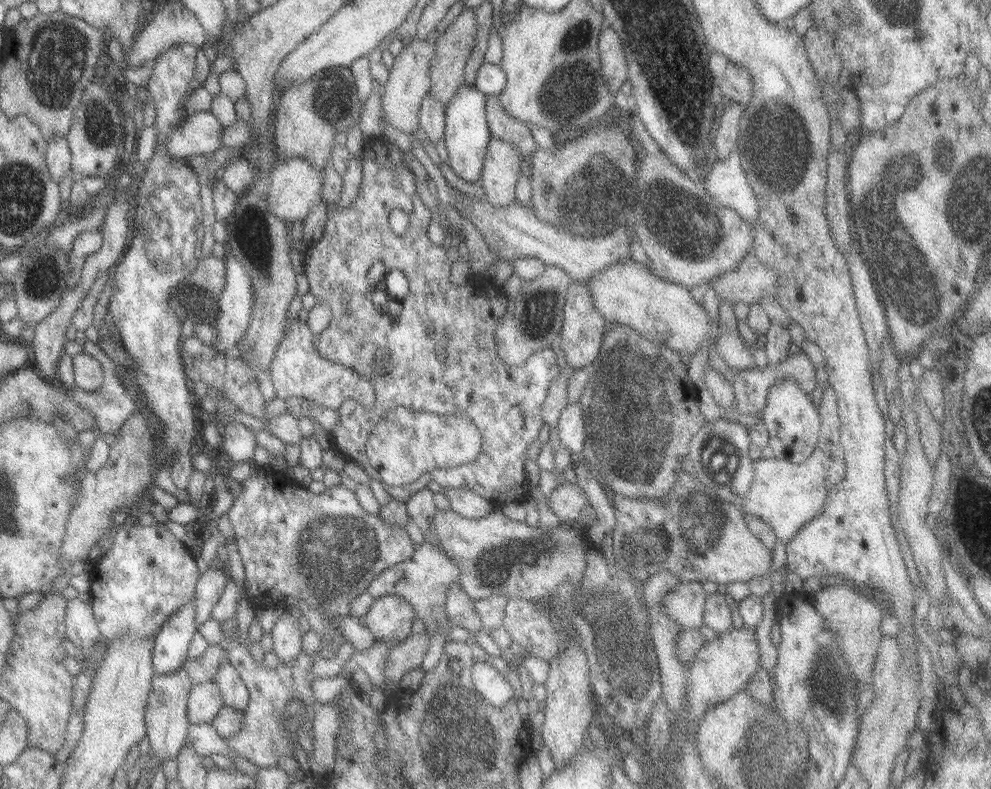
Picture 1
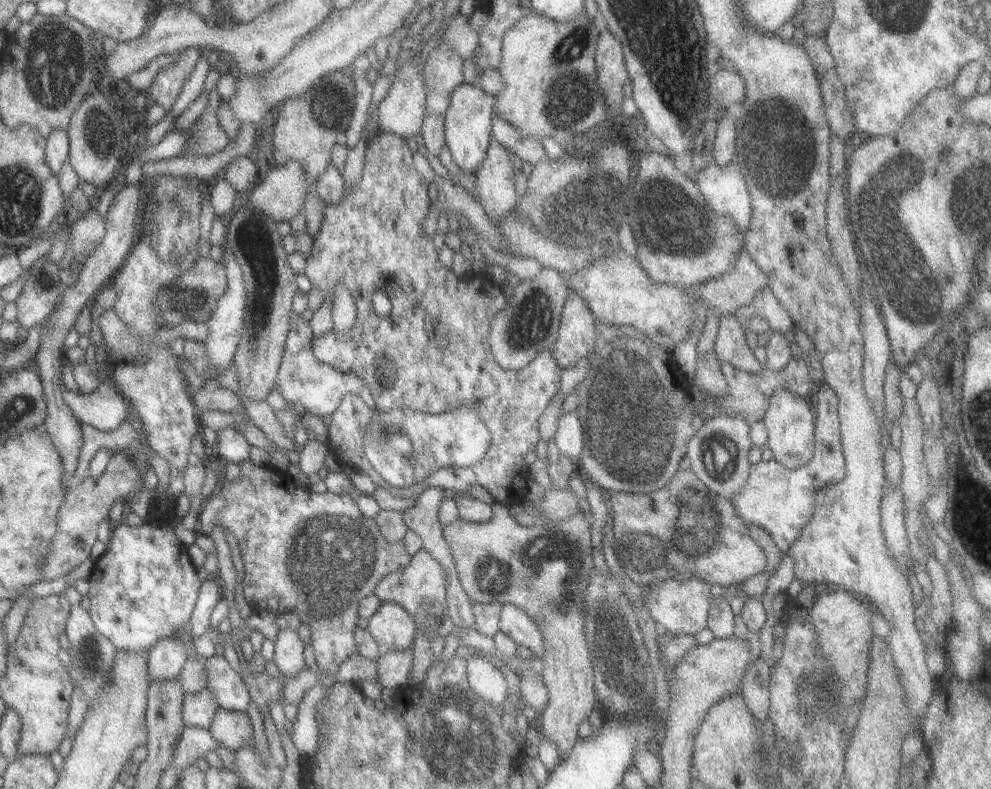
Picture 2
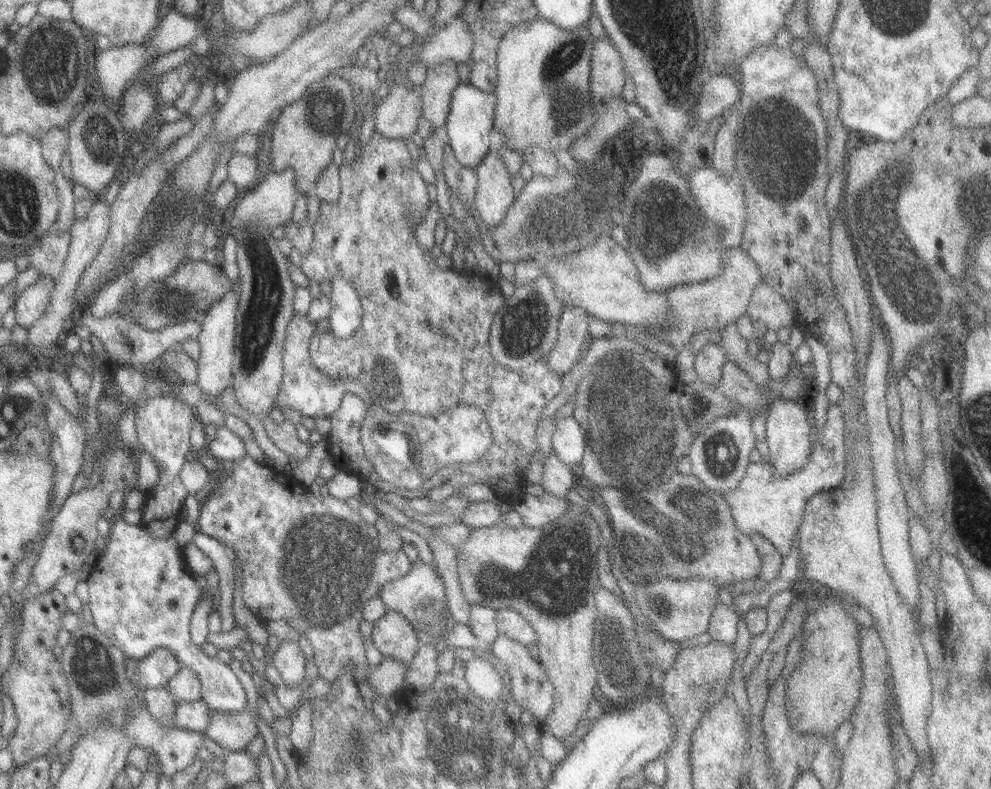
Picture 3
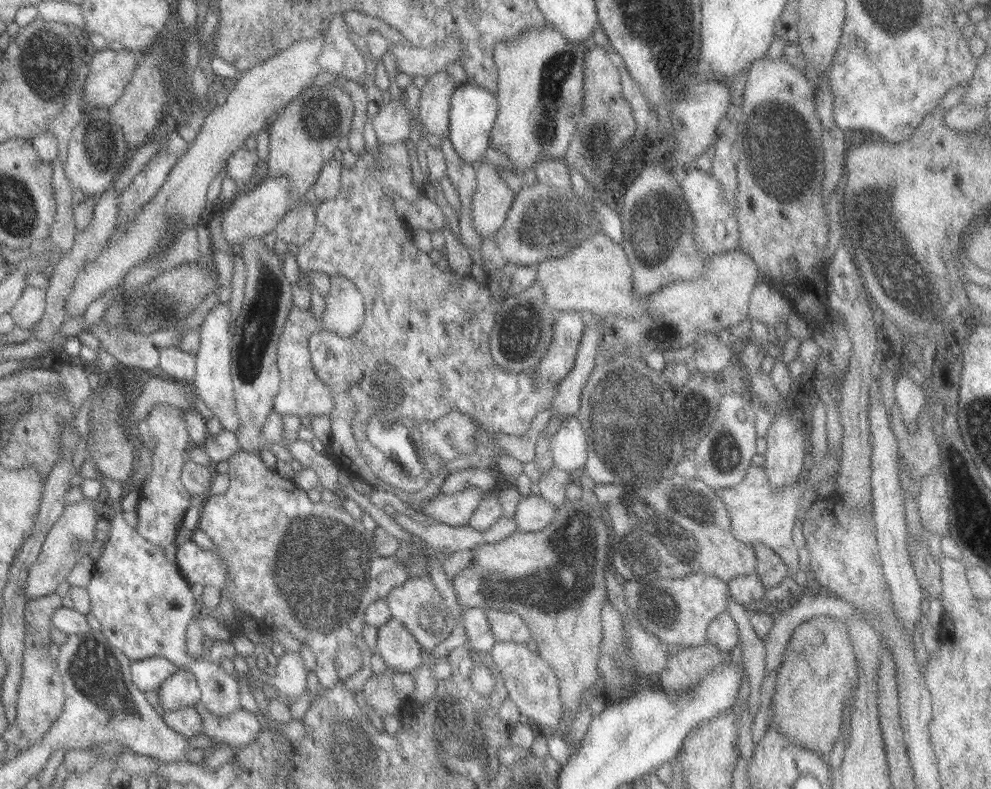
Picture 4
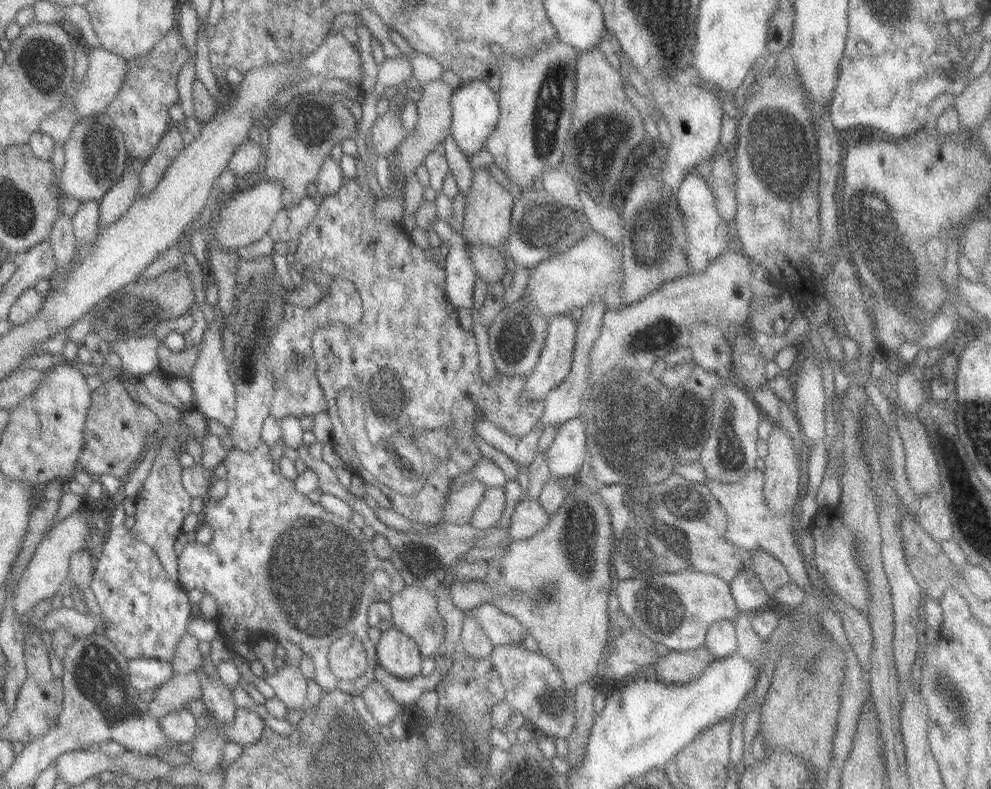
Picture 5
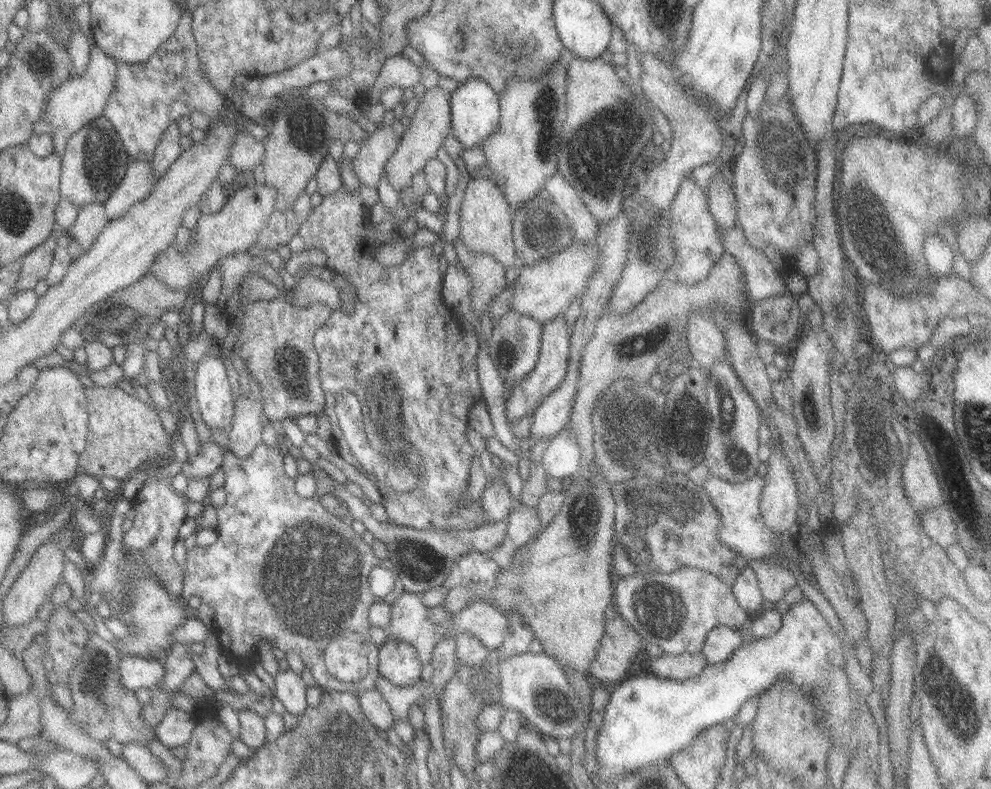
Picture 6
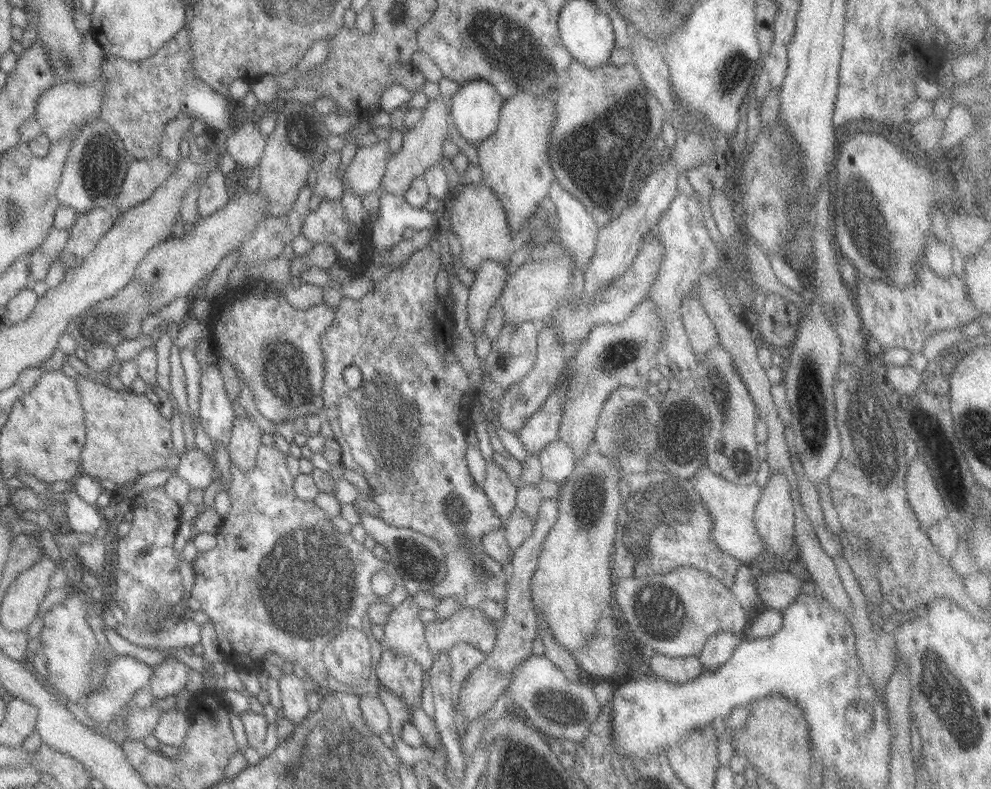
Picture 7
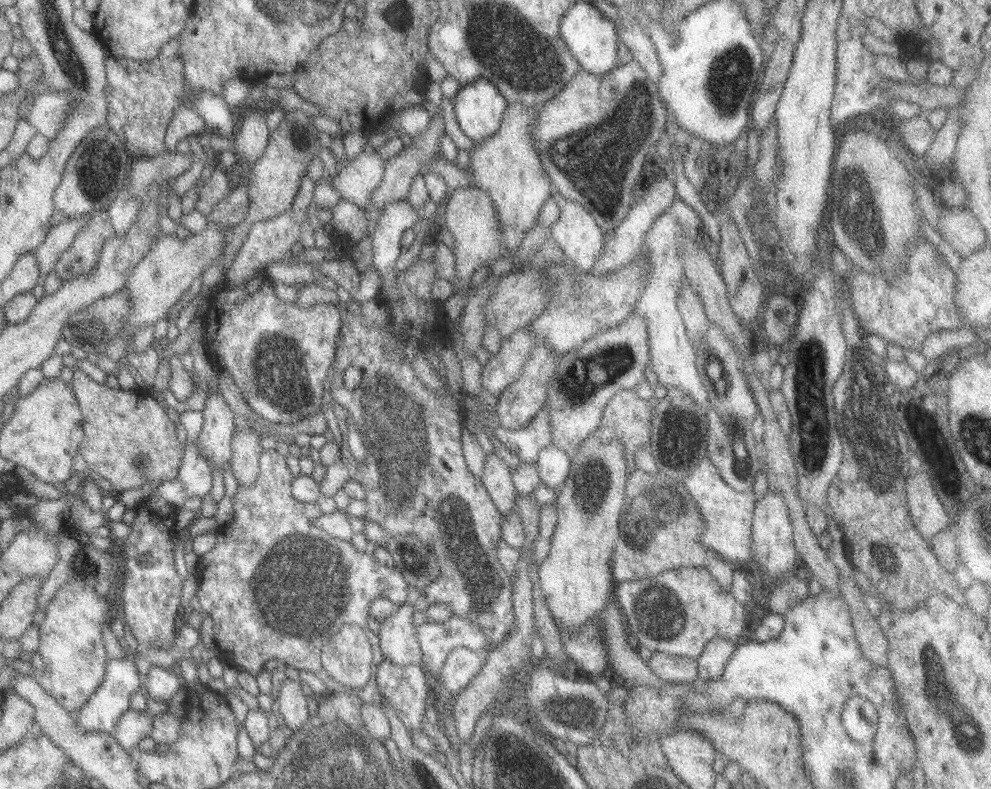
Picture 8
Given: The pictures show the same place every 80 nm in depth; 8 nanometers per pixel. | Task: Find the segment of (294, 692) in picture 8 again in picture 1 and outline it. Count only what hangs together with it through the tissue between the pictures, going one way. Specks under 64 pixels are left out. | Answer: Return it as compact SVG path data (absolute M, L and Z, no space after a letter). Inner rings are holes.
M283 612L275 621L270 630L272 651L281 664L290 664L301 651L300 642L302 633L299 631L297 620L289 617L288 612Z

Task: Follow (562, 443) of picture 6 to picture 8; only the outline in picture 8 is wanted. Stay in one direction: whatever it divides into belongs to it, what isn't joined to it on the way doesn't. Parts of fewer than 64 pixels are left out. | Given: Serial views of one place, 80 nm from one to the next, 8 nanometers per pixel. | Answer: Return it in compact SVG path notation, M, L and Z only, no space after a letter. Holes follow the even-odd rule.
M545 446L534 462L541 484L558 491L569 475L569 457L557 447Z

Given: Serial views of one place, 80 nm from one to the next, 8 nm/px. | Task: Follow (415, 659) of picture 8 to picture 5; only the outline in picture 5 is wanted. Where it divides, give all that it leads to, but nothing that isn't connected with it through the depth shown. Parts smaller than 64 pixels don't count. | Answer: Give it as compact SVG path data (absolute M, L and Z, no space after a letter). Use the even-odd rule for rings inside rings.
M407 586L399 593L393 592L386 603L390 608L392 626L413 640L421 659L432 656L444 635L444 622L437 612L435 594L425 589Z

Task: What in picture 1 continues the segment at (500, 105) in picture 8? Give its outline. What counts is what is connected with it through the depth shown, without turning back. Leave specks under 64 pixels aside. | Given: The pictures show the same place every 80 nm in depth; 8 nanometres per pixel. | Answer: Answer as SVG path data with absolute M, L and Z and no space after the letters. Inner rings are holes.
M461 85L444 108L444 147L448 156L447 166L471 184L477 184L490 132L485 120L485 95L475 87Z

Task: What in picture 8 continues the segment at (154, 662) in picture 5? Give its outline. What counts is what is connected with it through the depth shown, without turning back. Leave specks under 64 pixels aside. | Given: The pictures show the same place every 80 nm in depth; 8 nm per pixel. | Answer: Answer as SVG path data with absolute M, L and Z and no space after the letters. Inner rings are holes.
M131 656L121 659L108 658L105 663L105 672L101 684L94 689L93 694L73 714L75 725L81 731L103 732L110 734L114 731L117 719L127 711L129 697L137 690L141 690L142 680L137 675L137 669L131 661Z

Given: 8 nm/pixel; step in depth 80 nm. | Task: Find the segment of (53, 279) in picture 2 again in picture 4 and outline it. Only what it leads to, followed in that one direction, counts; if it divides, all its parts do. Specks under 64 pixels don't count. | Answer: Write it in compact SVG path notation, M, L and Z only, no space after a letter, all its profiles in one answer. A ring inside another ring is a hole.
M26 285L9 309L8 315L13 319L14 326L29 330L42 317L44 311L44 291Z

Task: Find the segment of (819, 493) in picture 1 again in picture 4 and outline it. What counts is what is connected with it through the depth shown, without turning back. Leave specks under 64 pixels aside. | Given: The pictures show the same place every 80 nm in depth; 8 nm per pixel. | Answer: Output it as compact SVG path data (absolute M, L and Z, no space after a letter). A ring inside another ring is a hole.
M827 451L819 464L813 462L812 467L808 470L807 478L801 483L797 479L793 485L773 491L767 483L763 466L751 464L738 484L713 492L719 496L720 502L725 504L724 508L729 518L733 538L741 544L751 544L752 546L754 542L759 542L759 544L766 546L781 559L789 576L793 578L799 570L798 549L791 541L791 530L796 521L796 516L799 514L798 500L807 490L816 492L817 486L823 480L836 480L837 471L837 454L831 455L831 452Z

